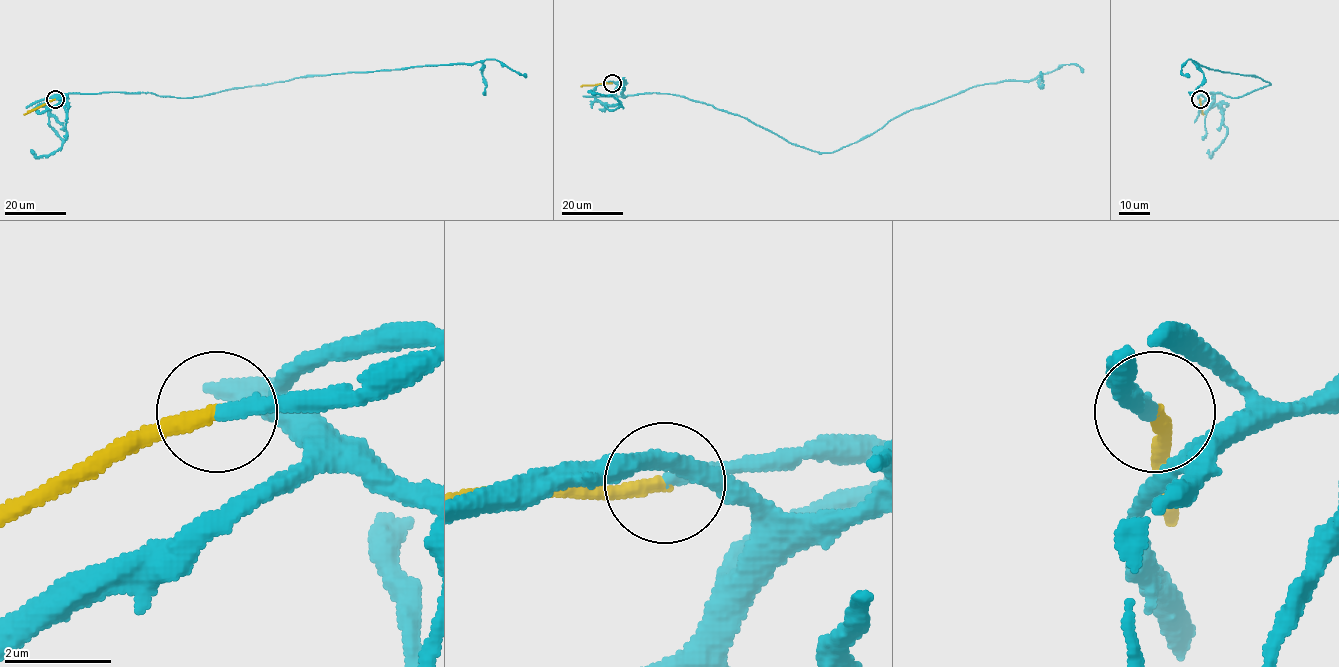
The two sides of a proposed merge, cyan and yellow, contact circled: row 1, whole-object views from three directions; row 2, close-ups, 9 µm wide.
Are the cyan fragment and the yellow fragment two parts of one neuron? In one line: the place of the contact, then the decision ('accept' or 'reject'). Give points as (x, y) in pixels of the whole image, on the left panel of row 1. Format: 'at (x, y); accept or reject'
at (55, 99); accept

